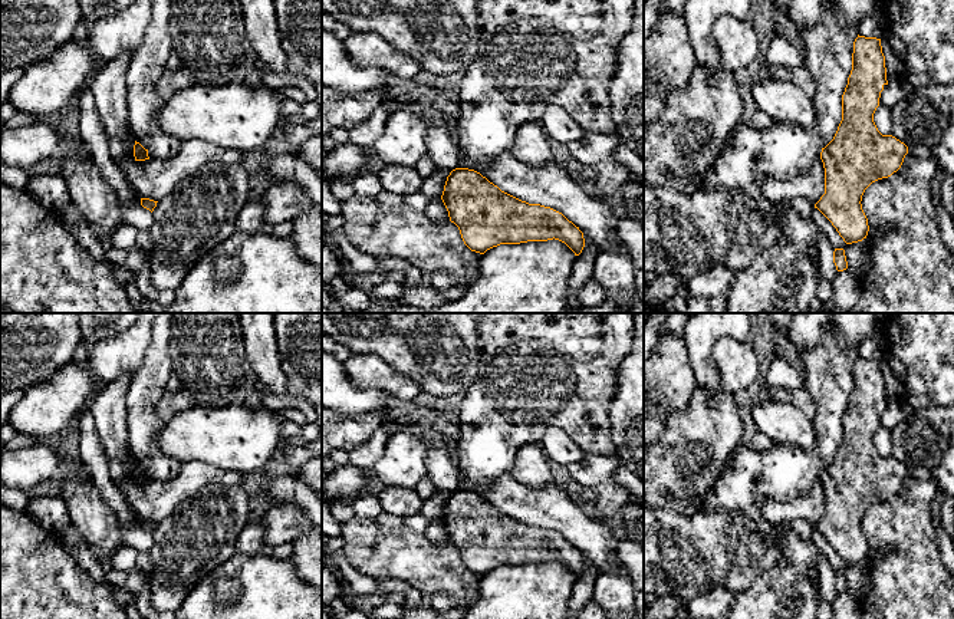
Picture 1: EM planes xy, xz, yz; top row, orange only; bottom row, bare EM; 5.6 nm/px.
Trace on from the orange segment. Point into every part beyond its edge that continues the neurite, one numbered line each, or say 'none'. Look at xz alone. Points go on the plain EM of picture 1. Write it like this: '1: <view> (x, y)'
none

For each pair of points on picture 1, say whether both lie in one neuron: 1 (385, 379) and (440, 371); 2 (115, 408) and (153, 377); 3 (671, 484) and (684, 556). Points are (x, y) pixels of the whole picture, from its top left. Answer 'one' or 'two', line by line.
1: two
2: two
3: two

